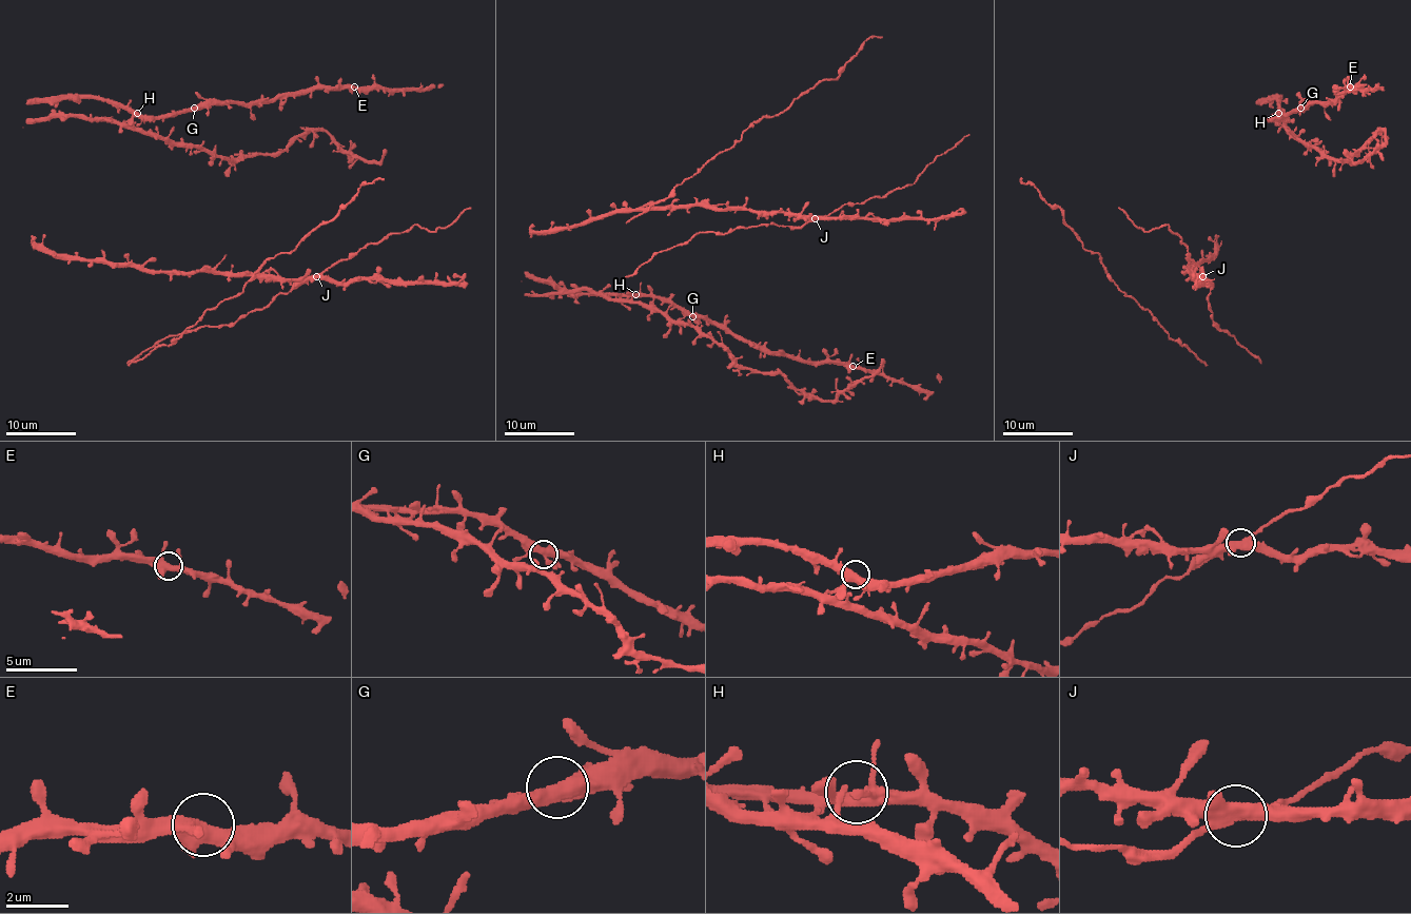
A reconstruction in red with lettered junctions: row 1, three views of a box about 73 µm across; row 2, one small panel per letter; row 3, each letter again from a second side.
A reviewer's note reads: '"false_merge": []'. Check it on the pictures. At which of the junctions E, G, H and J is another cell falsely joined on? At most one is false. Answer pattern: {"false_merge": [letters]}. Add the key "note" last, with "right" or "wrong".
{"false_merge": [], "note": "right"}

